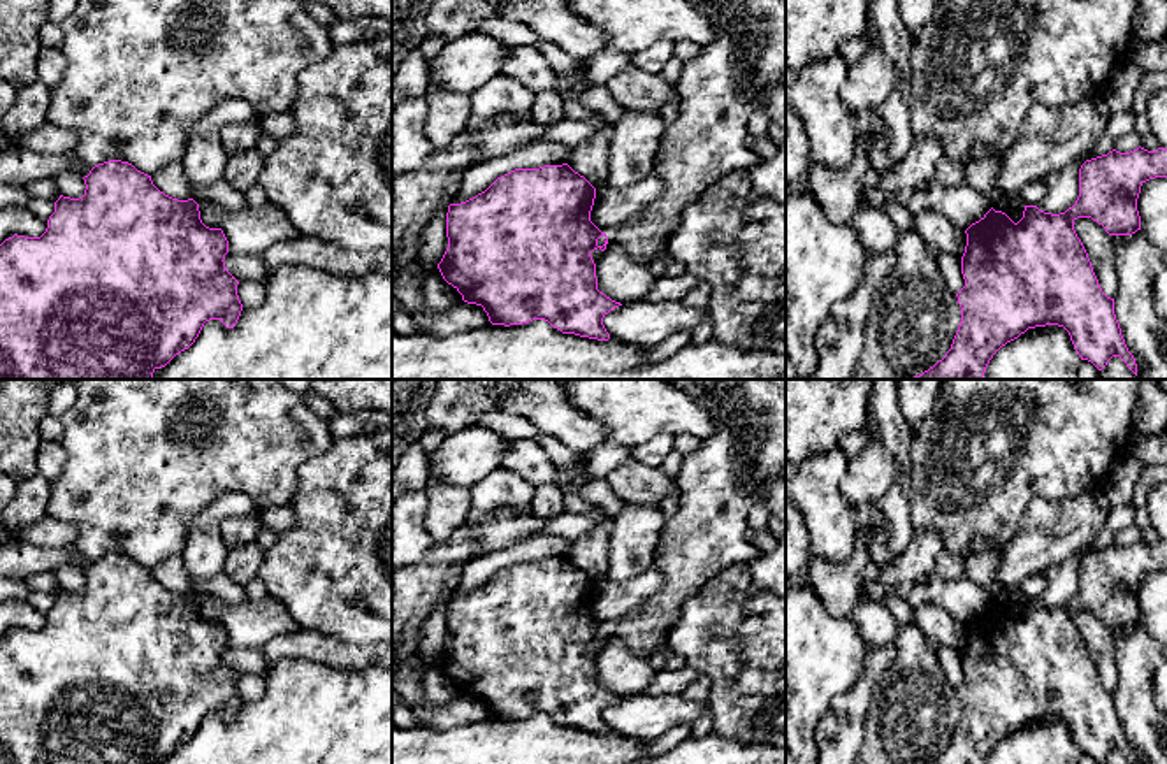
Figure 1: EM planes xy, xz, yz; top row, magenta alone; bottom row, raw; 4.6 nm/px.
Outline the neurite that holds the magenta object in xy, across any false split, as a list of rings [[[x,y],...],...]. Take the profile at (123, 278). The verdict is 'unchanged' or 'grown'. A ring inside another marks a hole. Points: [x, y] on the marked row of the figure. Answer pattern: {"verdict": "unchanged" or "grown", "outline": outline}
{"verdict": "unchanged", "outline": [[[121,160],[98,163],[83,179],[84,195],[79,198],[60,195],[40,237],[14,234],[0,244],[0,379],[153,379],[156,369],[165,367],[195,342],[206,321],[220,320],[227,328],[234,328],[241,316],[239,281],[223,262],[228,241],[221,228],[202,223],[193,198],[178,200],[165,195],[153,184],[151,176]]]}

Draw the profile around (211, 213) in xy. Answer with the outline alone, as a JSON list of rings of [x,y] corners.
[[[211,200],[197,202],[197,204],[202,223],[209,228],[221,228],[221,223],[228,214],[228,211],[223,205]]]

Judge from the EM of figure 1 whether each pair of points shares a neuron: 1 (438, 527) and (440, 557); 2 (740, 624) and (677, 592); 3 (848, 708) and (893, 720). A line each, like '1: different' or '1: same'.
1: different
2: different
3: different

